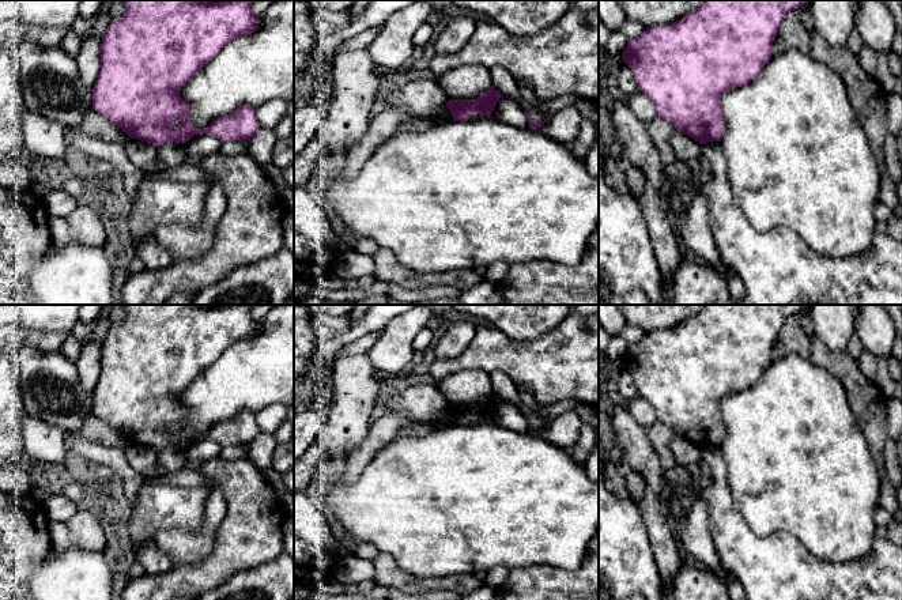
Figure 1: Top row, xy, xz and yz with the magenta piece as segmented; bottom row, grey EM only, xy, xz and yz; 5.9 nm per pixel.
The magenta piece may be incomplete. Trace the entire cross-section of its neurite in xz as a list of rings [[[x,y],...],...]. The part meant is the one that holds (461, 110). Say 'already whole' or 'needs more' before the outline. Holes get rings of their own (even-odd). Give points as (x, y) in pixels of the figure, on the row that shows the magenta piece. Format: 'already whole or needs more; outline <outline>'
already whole; outline [[[491,86],[476,99],[449,99],[446,107],[450,110],[453,121],[467,122],[472,116],[491,116],[497,102],[503,95]]]

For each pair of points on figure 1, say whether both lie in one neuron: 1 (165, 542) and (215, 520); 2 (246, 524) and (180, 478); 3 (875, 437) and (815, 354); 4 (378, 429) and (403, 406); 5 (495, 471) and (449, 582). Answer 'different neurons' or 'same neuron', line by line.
1: same neuron
2: different neurons
3: same neuron
4: different neurons
5: different neurons

